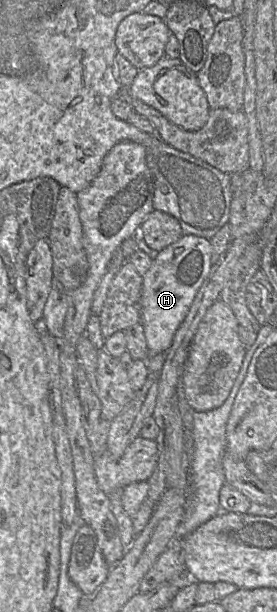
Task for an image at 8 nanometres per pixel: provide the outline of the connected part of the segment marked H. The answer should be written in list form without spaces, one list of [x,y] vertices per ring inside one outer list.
[[[184,235],[158,252],[150,269],[143,276],[141,296],[141,322],[150,355],[165,354],[170,349],[178,328],[212,266],[211,241],[204,237]]]

